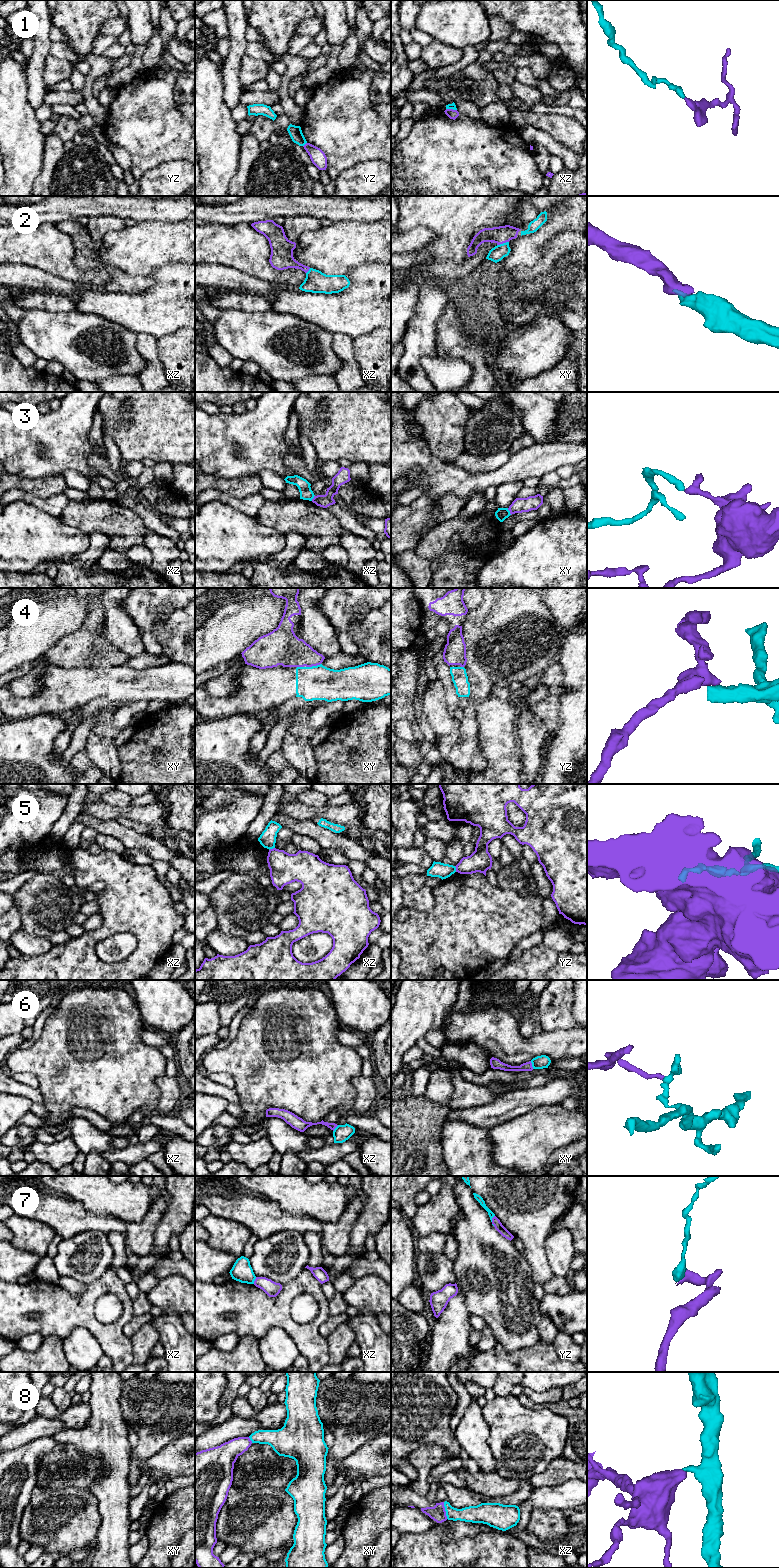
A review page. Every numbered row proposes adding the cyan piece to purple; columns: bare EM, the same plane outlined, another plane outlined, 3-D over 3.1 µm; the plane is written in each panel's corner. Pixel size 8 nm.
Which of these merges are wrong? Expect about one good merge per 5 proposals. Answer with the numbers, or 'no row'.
1, 3, 4, 5, 6, 7, 8

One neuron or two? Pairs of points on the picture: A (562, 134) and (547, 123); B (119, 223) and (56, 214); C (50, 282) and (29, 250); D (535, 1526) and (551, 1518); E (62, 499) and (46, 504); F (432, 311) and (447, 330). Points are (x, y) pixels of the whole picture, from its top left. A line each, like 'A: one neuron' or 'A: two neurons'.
A: one neuron
B: two neurons
C: two neurons
D: one neuron
E: one neuron
F: two neurons

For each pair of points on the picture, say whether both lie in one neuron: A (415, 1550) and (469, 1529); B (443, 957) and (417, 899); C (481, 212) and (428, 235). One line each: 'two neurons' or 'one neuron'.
A: two neurons
B: two neurons
C: two neurons

